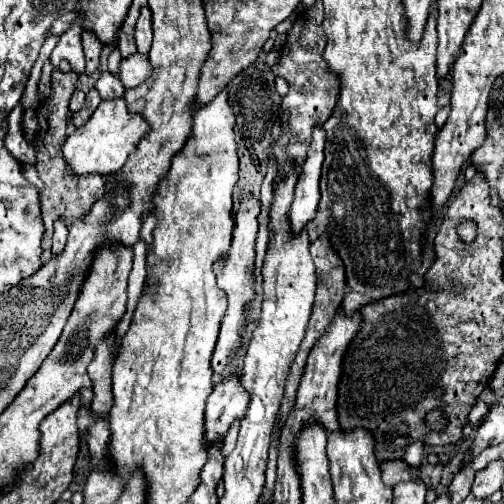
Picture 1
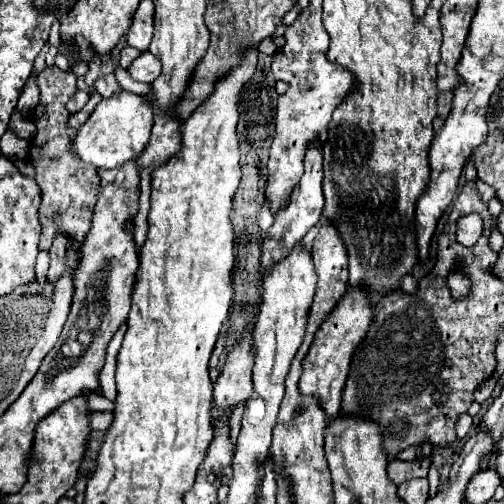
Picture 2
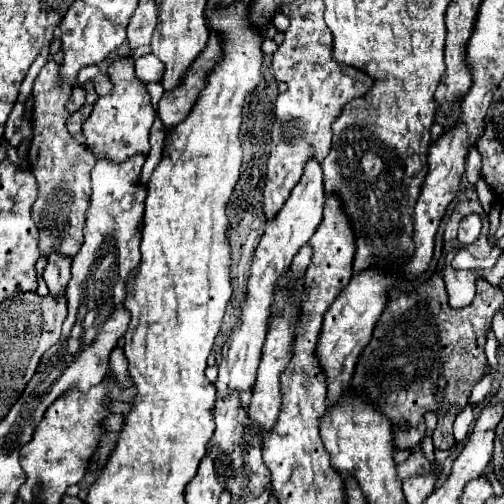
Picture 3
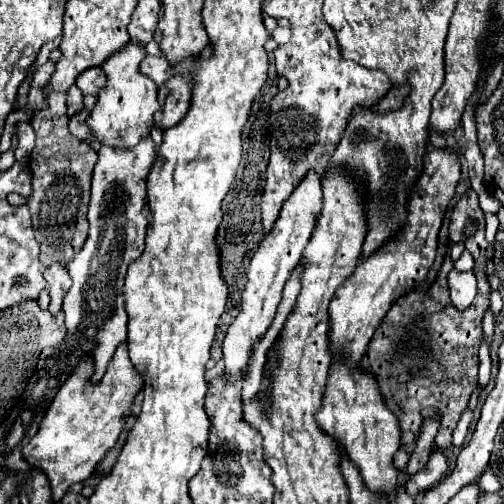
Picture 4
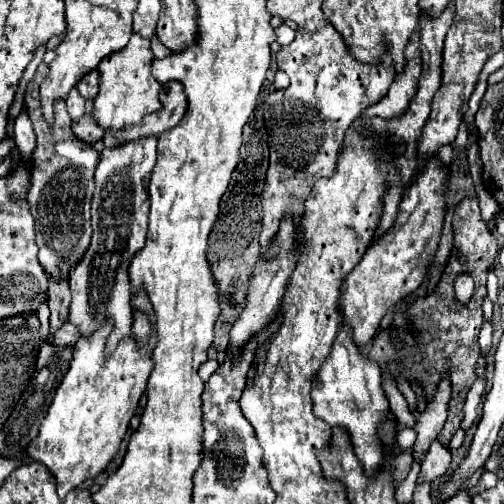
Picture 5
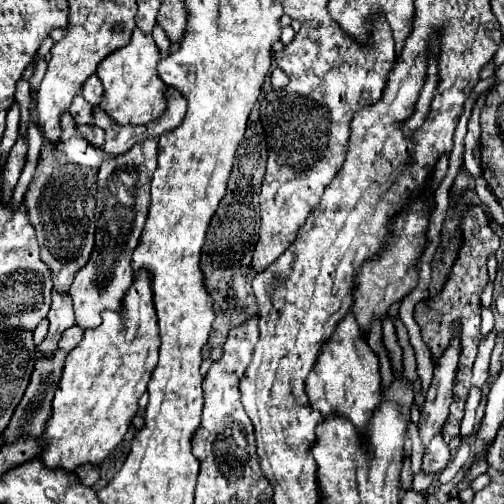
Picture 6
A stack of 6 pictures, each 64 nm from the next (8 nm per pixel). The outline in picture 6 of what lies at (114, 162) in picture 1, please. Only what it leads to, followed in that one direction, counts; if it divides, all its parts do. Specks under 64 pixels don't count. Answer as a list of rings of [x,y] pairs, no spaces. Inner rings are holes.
[[[138,28],[132,32],[128,46],[112,52],[98,64],[98,78],[104,86],[104,98],[100,108],[116,120],[116,124],[146,124],[164,112],[164,82],[156,72],[160,60],[158,48],[150,34],[142,34]]]

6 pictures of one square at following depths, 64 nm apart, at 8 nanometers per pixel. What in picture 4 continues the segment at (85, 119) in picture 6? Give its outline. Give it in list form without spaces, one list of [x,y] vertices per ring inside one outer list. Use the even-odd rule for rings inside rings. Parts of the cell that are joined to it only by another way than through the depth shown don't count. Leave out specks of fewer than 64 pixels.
[[[72,86],[70,90],[68,90],[68,114],[72,116],[72,114],[76,114],[76,112],[80,112],[82,110],[82,92],[80,92],[80,88],[78,86]]]

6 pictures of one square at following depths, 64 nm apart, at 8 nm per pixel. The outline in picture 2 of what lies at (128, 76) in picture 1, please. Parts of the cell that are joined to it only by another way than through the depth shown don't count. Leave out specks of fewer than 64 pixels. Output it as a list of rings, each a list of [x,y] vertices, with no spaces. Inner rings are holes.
[[[142,52],[136,60],[132,60],[132,64],[128,68],[128,74],[134,80],[140,80],[140,82],[148,82],[150,84],[160,74],[160,62],[150,52]]]

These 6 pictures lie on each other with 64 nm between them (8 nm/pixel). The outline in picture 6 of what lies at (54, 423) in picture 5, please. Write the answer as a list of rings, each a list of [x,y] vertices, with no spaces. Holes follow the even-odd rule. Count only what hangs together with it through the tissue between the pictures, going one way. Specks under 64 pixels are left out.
[[[140,272],[124,296],[122,312],[102,312],[102,324],[94,330],[86,330],[82,342],[68,354],[62,380],[56,388],[56,396],[52,402],[52,416],[40,436],[40,454],[38,458],[54,470],[64,470],[66,474],[78,472],[78,468],[92,464],[100,468],[114,448],[122,442],[124,434],[130,428],[132,416],[138,412],[138,400],[146,392],[146,384],[150,380],[156,364],[158,364],[160,335],[153,292],[150,288],[148,272]]]

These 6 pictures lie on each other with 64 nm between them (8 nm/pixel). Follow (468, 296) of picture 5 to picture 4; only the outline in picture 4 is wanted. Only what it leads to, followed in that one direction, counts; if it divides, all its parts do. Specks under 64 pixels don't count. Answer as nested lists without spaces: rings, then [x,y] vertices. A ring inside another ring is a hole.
[[[450,270],[448,274],[448,288],[450,288],[450,302],[458,310],[466,310],[474,296],[476,296],[476,274]]]

